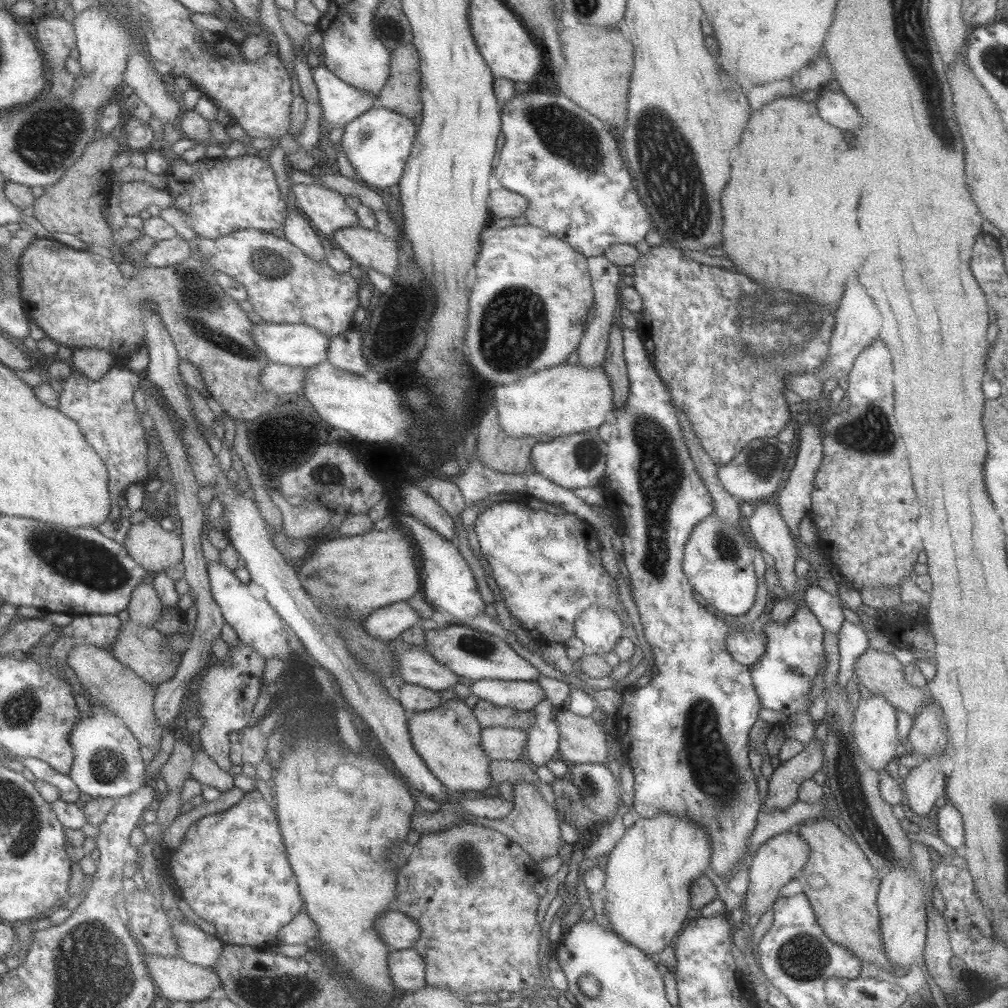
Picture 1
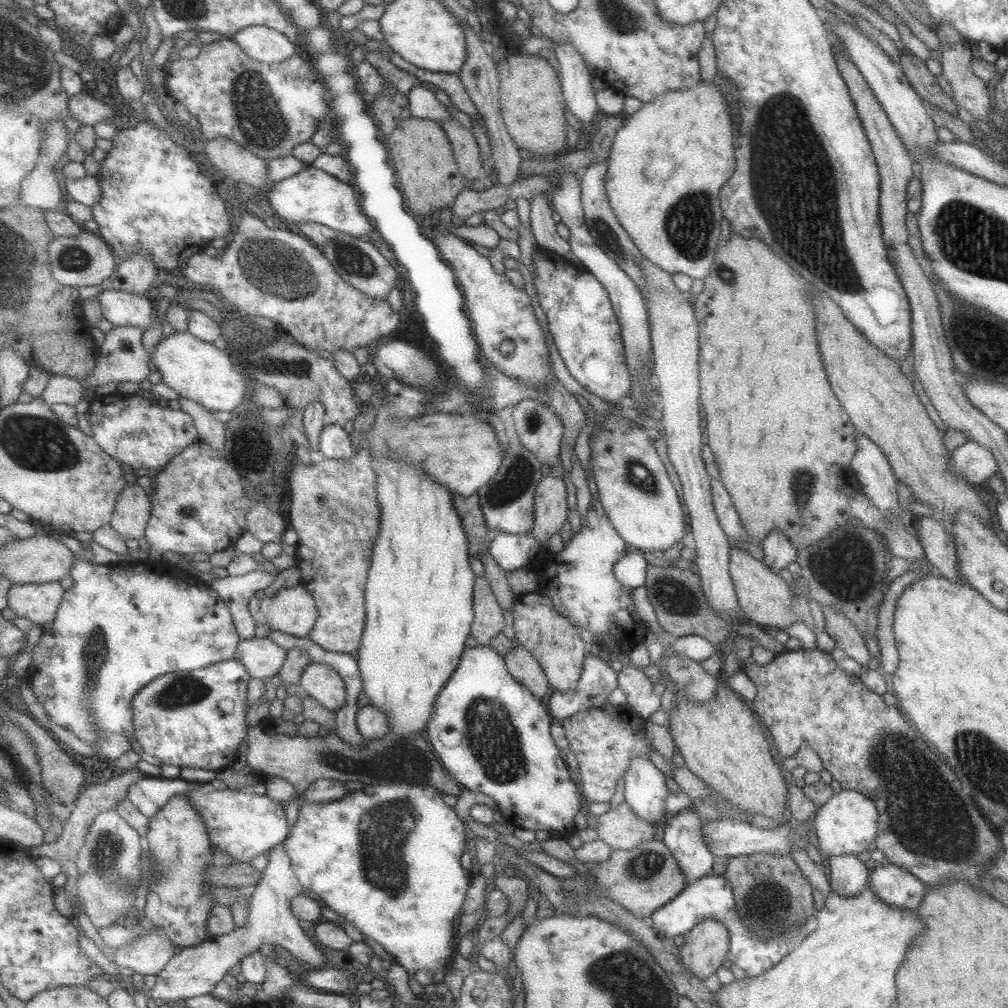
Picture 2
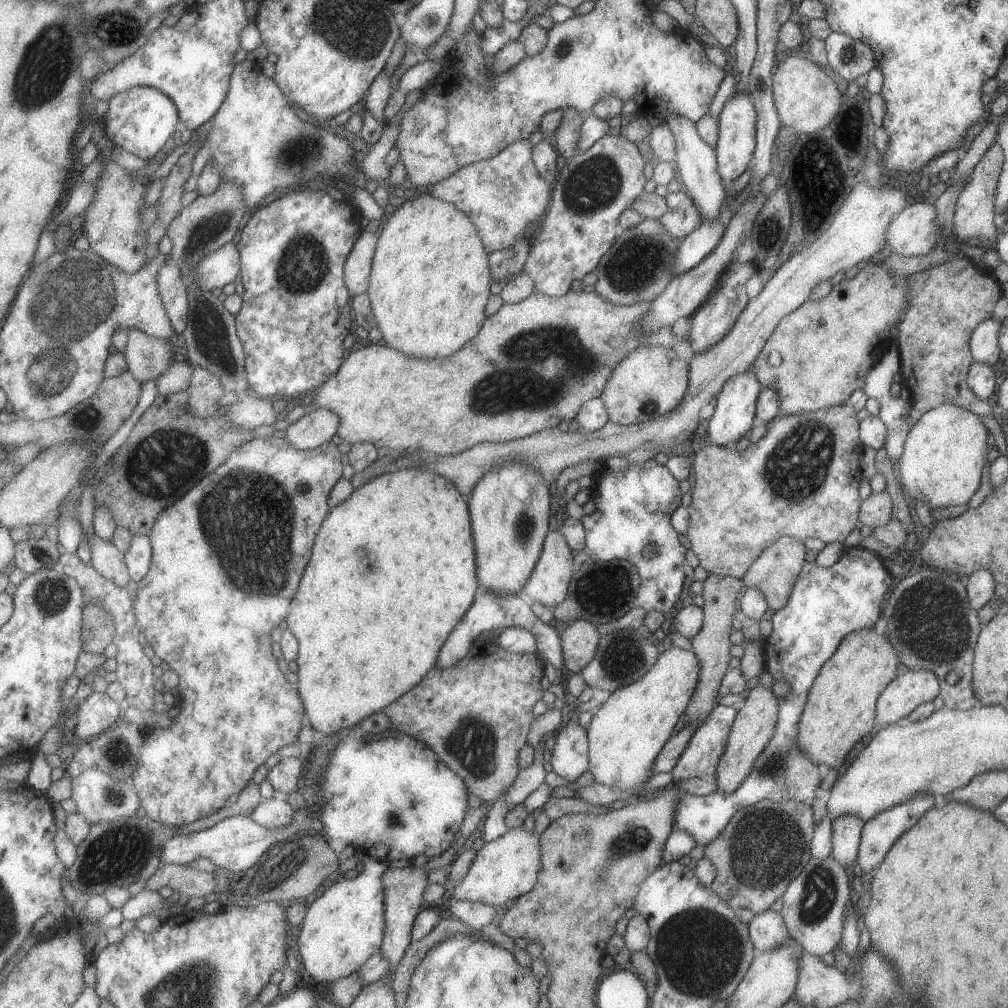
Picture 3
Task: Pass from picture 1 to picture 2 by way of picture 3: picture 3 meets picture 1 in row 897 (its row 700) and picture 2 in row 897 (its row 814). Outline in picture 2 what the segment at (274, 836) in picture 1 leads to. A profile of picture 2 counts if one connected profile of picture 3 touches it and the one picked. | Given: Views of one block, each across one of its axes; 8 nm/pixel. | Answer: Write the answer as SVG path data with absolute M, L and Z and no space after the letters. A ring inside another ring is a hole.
M184 794L174 796L160 810L157 816L150 819L149 833L144 839L152 857L161 868L161 878L159 882L153 884L153 892L150 891L147 901L142 901L139 912L141 918L147 922L152 922L164 936L169 937L175 944L179 946L192 947L198 945L205 940L211 938L208 933L208 920L212 914L212 908L216 907L217 902L209 899L208 876L206 876L206 868L210 867L209 858L215 853L212 841L209 839L209 830L205 827L200 812L196 809L196 805Z

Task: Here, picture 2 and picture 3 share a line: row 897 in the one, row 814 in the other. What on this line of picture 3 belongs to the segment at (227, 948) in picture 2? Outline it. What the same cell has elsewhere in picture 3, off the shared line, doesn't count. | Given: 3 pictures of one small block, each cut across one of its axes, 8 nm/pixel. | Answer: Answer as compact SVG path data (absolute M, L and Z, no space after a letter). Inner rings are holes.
M274 795L265 799L252 812L252 817L269 830L280 830L293 824L295 808L286 801L285 797Z

